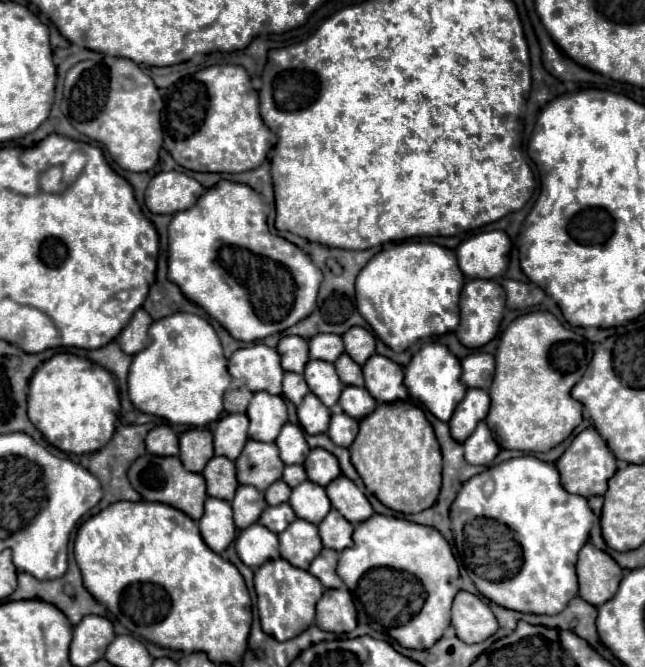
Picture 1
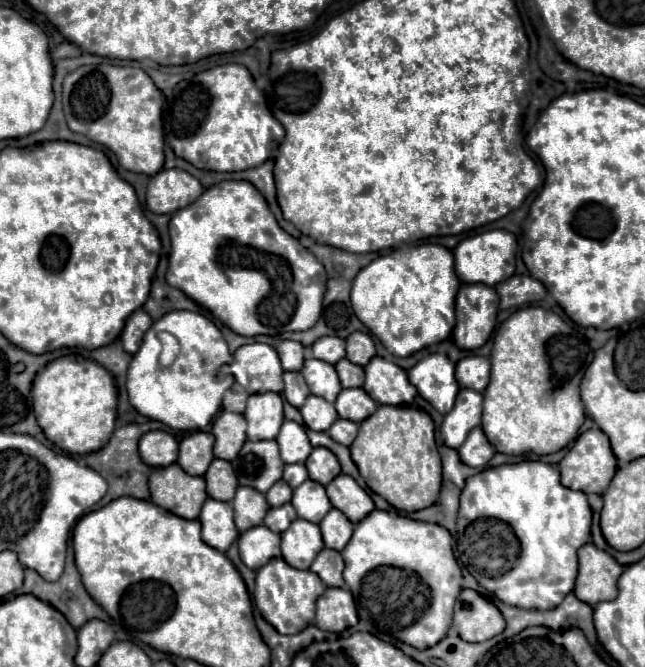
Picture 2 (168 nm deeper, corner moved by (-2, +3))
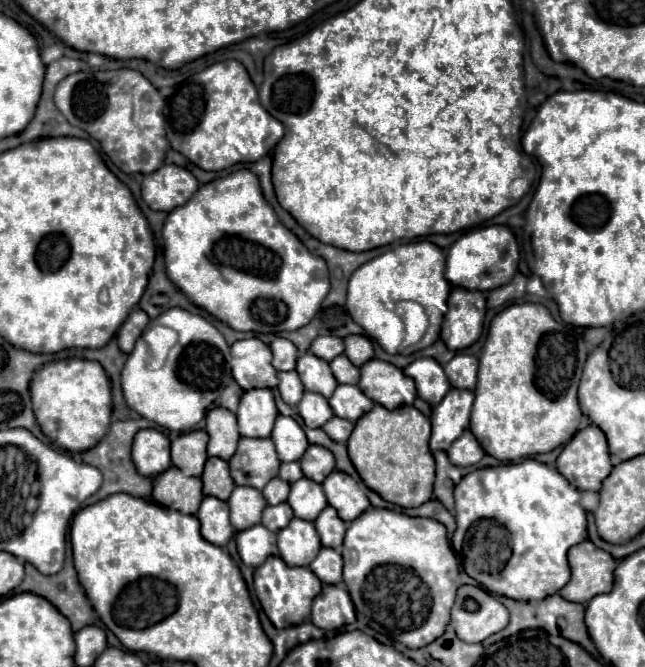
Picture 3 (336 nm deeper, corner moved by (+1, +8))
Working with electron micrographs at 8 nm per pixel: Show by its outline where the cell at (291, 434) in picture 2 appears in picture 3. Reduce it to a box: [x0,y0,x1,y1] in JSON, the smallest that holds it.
[270,416,310,462]

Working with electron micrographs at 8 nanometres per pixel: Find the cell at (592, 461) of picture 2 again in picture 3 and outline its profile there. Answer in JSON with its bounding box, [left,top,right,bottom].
[558,426,612,492]

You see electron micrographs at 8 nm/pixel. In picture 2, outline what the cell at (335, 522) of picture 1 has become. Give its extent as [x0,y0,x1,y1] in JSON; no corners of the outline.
[319,509,353,551]

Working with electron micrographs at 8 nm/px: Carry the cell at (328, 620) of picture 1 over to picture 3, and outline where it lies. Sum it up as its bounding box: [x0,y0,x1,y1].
[312,586,346,630]

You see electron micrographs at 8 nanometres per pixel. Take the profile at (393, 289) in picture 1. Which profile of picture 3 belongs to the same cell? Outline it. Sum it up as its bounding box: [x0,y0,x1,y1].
[348,242,450,354]

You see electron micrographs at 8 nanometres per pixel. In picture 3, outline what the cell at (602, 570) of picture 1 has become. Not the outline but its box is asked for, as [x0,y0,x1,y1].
[558,540,616,604]

